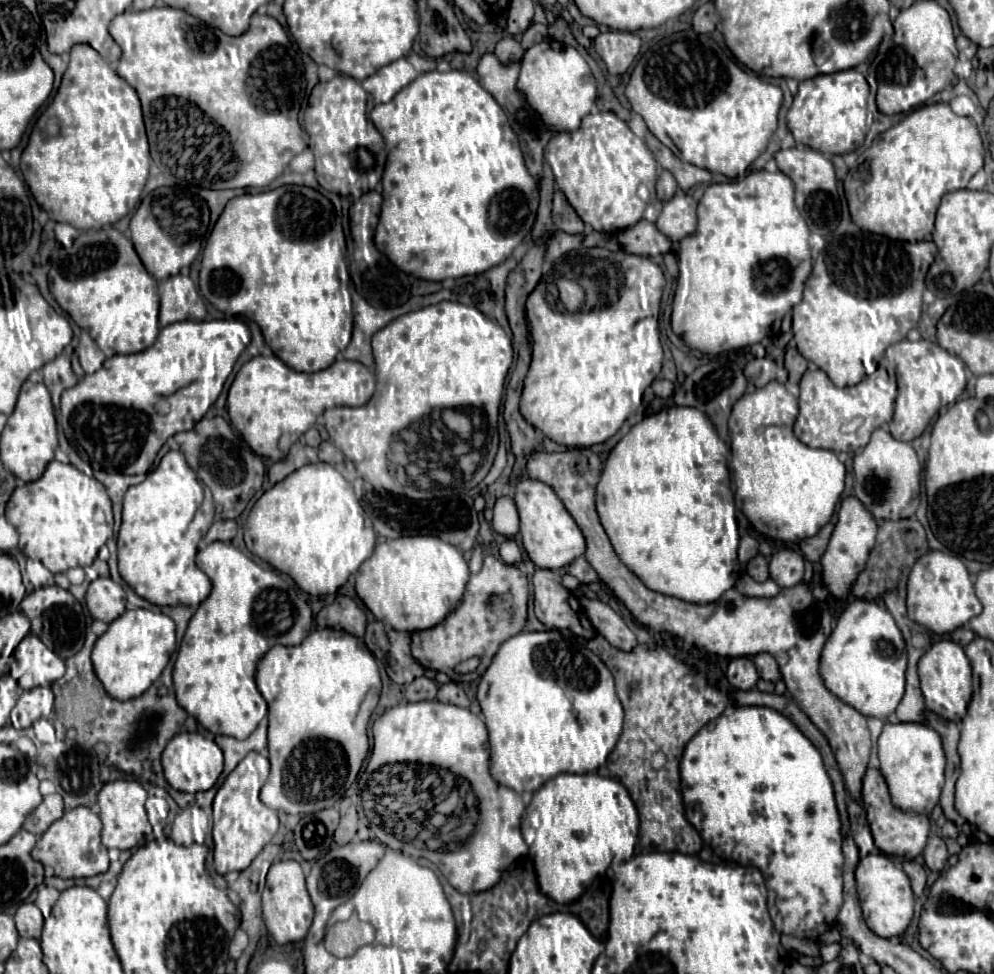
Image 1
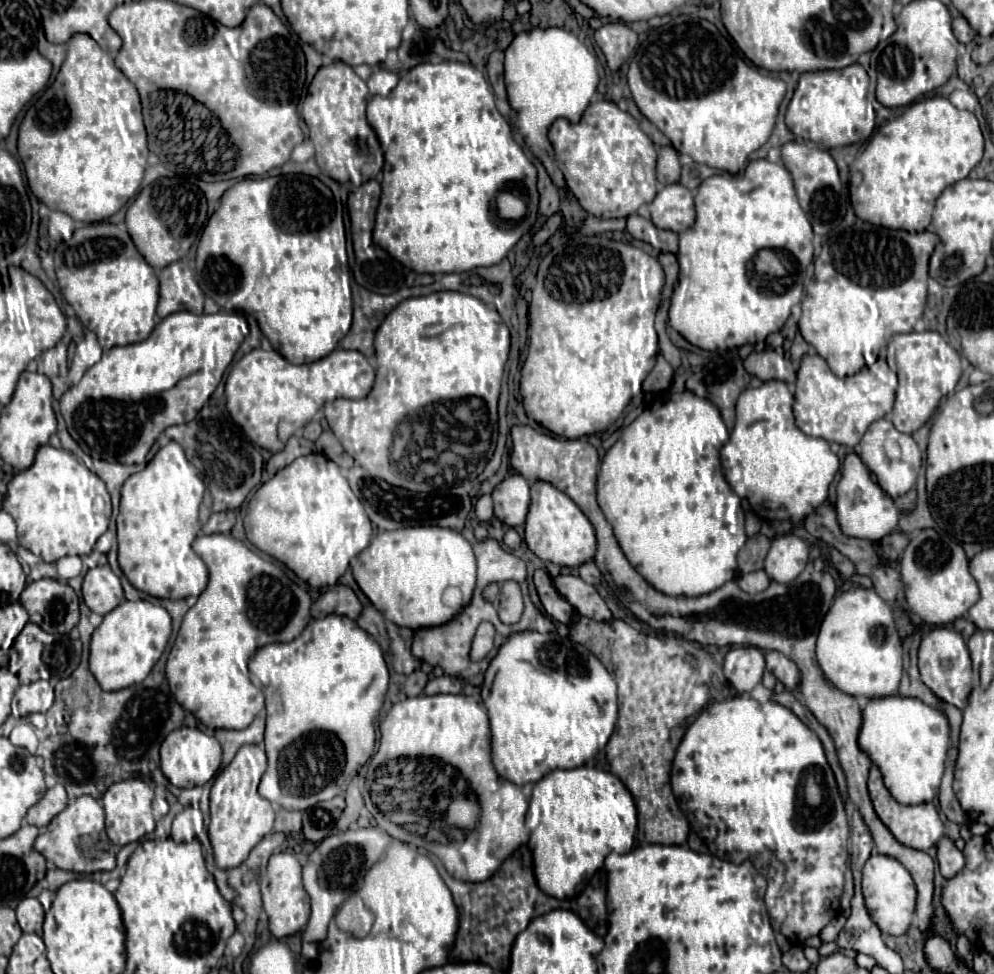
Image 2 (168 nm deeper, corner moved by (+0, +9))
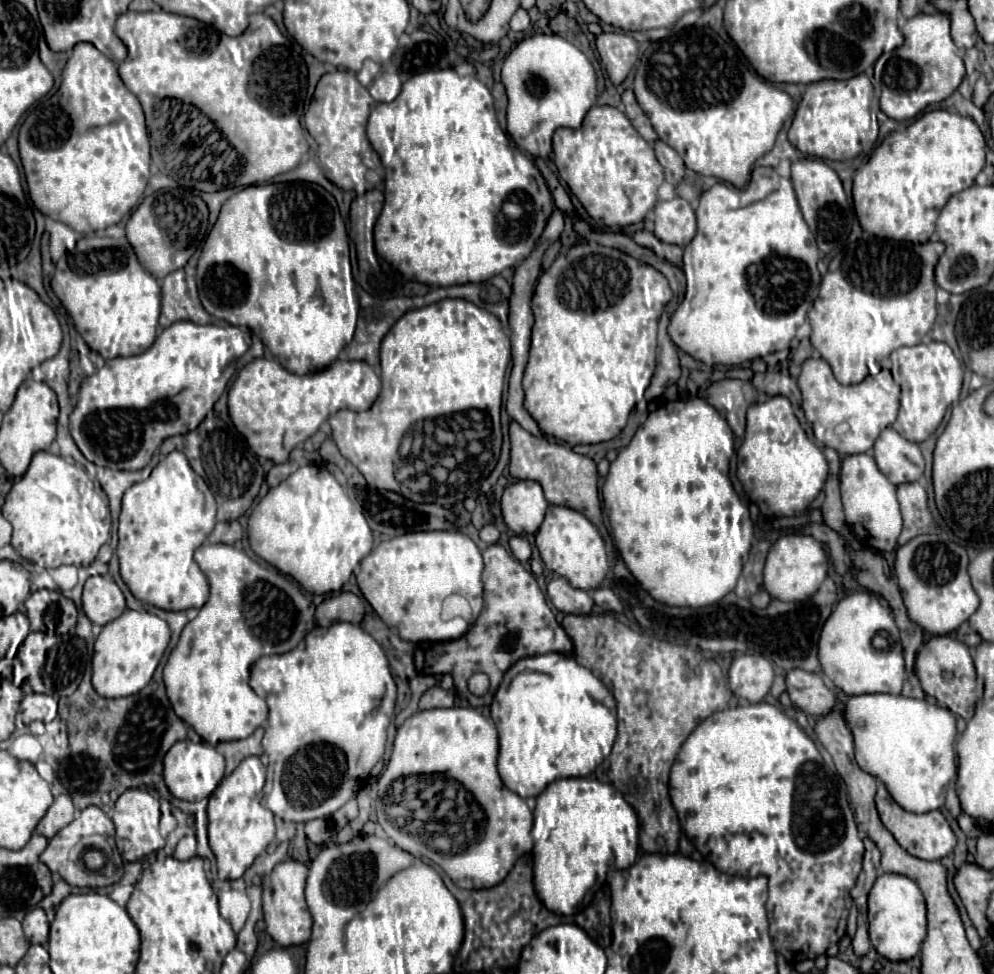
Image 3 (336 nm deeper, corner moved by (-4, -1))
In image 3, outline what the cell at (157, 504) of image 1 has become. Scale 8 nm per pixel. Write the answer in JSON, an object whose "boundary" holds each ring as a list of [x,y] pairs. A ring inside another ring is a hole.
{"boundary":[[[179,450],[167,454],[167,456],[153,468],[153,472],[151,472],[151,476],[149,476],[147,480],[143,480],[141,484],[133,484],[133,488],[129,488],[125,492],[125,496],[123,496],[123,510],[121,510],[121,516],[119,516],[117,556],[119,566],[121,566],[121,578],[123,578],[123,582],[127,584],[127,588],[131,590],[131,594],[133,594],[137,600],[141,600],[141,602],[145,602],[145,604],[153,604],[153,606],[163,608],[163,610],[201,608],[201,606],[205,604],[205,600],[207,600],[207,596],[209,596],[209,582],[205,580],[205,574],[201,572],[201,568],[197,568],[197,562],[193,560],[193,552],[197,550],[197,546],[201,546],[215,527],[217,523],[216,514],[217,503],[209,486],[199,475],[193,472],[193,468],[189,466],[185,454],[179,452]]]}

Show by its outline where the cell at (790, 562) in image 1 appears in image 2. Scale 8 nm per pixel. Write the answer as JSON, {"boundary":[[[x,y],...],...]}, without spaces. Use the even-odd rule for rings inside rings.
{"boundary":[[[785,534],[771,542],[769,554],[765,558],[765,572],[773,582],[791,582],[795,580],[809,560],[809,546],[793,536]]]}

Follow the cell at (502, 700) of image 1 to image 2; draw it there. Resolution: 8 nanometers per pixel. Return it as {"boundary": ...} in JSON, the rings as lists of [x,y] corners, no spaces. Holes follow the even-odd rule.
{"boundary":[[[525,630],[525,632],[515,632],[511,634],[505,644],[499,648],[497,656],[491,660],[487,672],[485,672],[485,682],[481,686],[481,698],[487,706],[489,712],[489,722],[491,722],[491,736],[493,736],[493,766],[497,770],[497,774],[517,786],[523,786],[527,782],[537,782],[541,780],[545,774],[549,774],[551,770],[557,768],[577,768],[583,766],[587,760],[595,758],[599,750],[605,748],[609,736],[615,730],[617,724],[617,684],[613,680],[613,676],[607,672],[607,668],[581,644],[575,642],[561,642],[559,638],[555,638],[555,634],[541,634],[535,630]]]}

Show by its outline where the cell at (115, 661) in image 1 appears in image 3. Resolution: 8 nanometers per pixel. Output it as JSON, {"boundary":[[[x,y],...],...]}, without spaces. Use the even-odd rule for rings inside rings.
{"boundary":[[[125,610],[117,620],[105,624],[95,640],[95,652],[91,660],[95,692],[105,698],[121,698],[143,690],[159,666],[167,644],[169,626],[165,620],[145,610]]]}

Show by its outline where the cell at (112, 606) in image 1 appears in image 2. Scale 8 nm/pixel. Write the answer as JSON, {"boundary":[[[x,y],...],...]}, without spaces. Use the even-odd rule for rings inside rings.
{"boundary":[[[109,566],[91,568],[83,580],[83,602],[97,614],[105,616],[123,602],[123,588]]]}

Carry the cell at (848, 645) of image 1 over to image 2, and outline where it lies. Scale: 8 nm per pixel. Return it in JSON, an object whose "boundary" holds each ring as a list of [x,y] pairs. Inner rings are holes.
{"boundary":[[[855,586],[835,598],[817,636],[817,662],[827,680],[849,696],[873,700],[897,694],[903,674],[901,638],[891,608],[875,590]]]}

